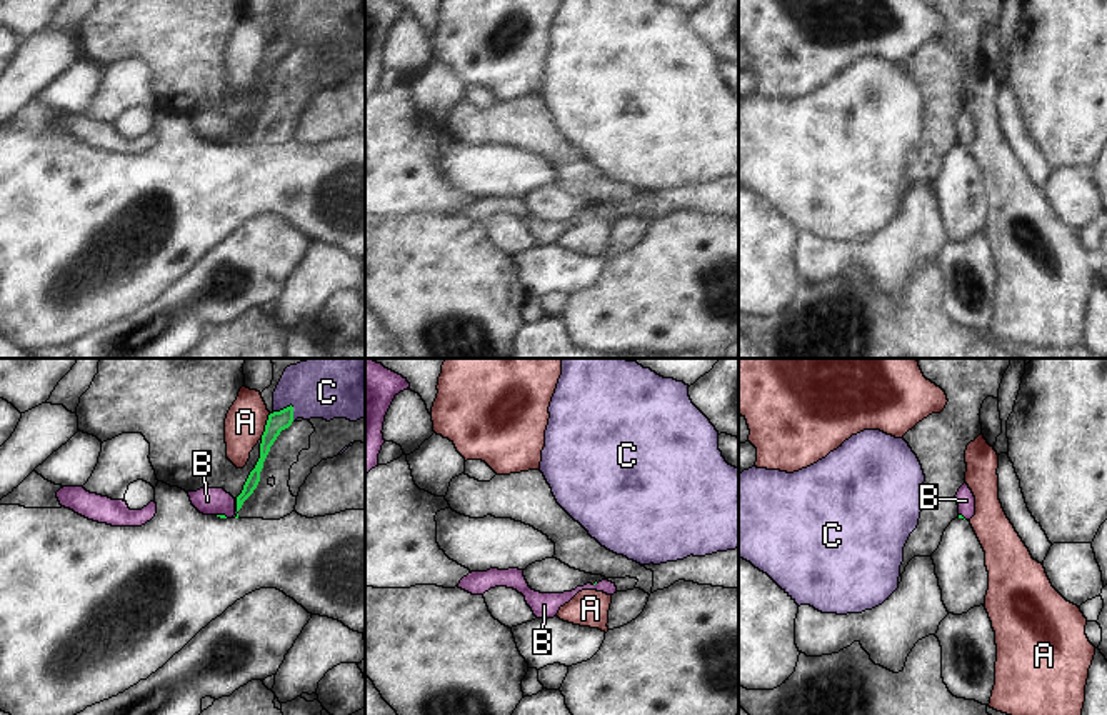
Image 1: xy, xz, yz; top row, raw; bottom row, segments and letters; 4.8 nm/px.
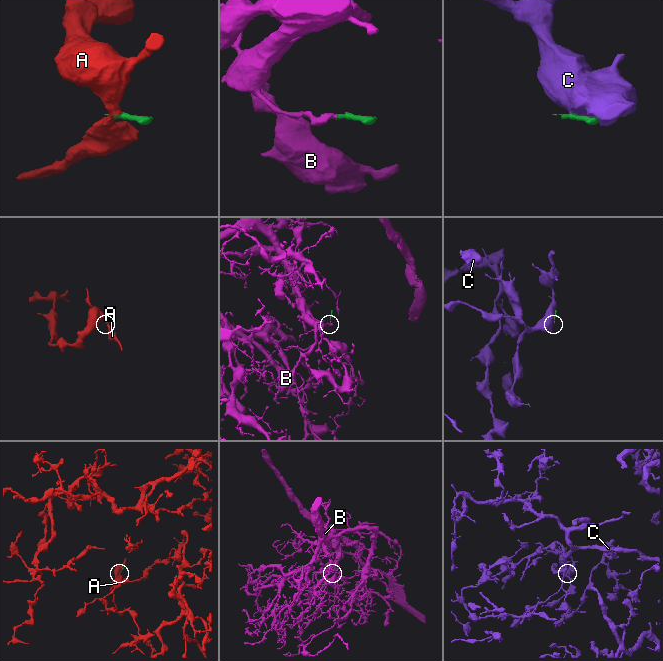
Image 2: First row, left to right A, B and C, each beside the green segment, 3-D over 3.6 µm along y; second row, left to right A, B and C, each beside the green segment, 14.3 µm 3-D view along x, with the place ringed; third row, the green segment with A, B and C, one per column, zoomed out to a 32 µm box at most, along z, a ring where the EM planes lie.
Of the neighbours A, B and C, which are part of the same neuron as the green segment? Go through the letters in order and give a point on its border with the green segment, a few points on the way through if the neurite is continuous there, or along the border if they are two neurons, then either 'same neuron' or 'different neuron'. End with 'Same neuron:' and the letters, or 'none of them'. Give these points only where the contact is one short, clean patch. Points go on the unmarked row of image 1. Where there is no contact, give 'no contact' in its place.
A: meets green in xy at (265, 52); border along xy (270, 40), (260, 64); different neuron
B: meets green in xy at (222, 142); runs through xy (217, 142), (222, 142), (207, 127); same neuron
C: meets green in xy at (290, 32); different neuron
Same neuron: B

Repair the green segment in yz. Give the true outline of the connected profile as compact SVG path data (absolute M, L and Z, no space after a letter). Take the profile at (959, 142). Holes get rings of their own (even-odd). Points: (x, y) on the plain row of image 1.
M967 110L959 115L955 128L959 132L959 145L970 147L975 142L975 123Z

